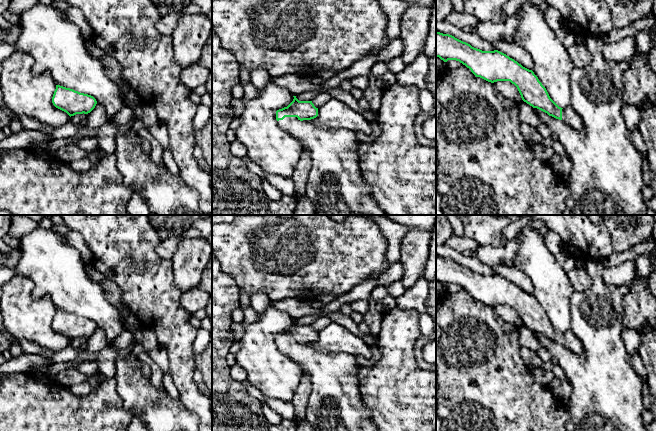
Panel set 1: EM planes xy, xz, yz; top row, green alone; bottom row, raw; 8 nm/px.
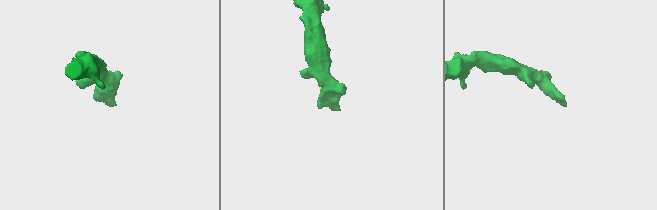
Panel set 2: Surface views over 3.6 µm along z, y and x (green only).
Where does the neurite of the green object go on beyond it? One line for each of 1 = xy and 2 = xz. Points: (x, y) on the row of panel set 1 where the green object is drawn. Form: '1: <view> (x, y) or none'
1: none
2: xz (335, 186)

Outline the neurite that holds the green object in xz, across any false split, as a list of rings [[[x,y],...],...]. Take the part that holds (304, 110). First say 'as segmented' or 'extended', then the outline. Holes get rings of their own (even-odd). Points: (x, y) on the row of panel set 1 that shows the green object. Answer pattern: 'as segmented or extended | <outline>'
extended | [[[296,96],[293,97],[293,101],[287,107],[276,111],[276,120],[283,130],[298,140],[302,149],[307,149],[310,153],[312,167],[306,186],[306,196],[312,201],[316,215],[389,215],[378,206],[360,173],[357,154],[360,141],[355,133],[346,129],[328,129],[312,122],[311,120],[318,116],[318,108],[312,101],[299,101]]]

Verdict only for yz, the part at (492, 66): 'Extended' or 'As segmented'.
Extended

